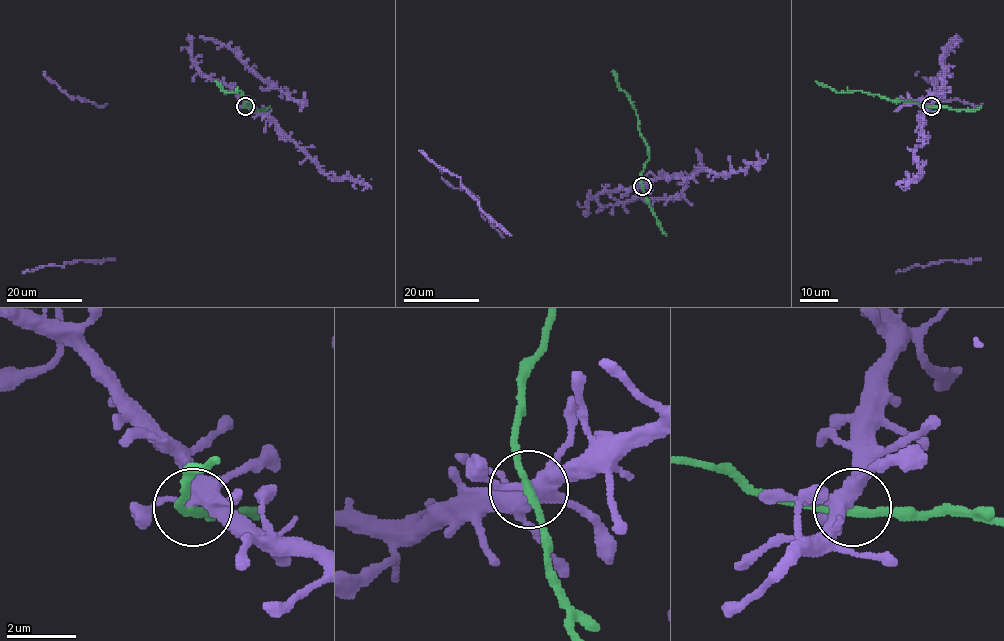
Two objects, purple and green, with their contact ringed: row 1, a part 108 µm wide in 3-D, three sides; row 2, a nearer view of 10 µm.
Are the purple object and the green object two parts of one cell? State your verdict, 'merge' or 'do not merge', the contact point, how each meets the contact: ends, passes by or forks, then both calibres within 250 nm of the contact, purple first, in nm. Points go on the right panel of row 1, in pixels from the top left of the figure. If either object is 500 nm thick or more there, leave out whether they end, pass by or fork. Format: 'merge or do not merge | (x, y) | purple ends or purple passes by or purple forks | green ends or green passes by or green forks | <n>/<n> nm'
merge | (931, 106) | purple forks | green passes by | 400/200 nm

